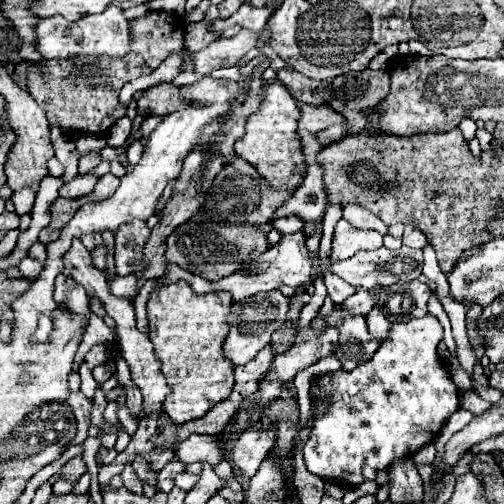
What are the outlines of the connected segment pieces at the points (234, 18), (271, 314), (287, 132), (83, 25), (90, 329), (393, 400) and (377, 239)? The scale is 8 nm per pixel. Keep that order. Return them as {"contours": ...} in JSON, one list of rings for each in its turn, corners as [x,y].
{"contours":[[[[243,4],[235,14],[231,14],[227,20],[221,20],[221,18],[217,18],[215,22],[213,22],[213,30],[227,30],[227,28],[231,28],[231,26],[235,26],[235,24],[239,24],[239,26],[243,26],[243,28],[247,28],[247,30],[263,30],[265,28],[265,24],[267,24],[267,20],[271,18],[271,14],[273,12],[269,12],[269,8],[255,8],[255,6],[251,6],[251,4]]],[[[271,290],[271,292],[259,292],[251,298],[245,298],[241,302],[235,302],[231,306],[229,312],[229,336],[225,342],[225,356],[235,364],[247,364],[249,360],[253,360],[257,356],[259,350],[263,350],[269,340],[271,334],[281,328],[281,324],[287,320],[287,312],[289,312],[289,298],[283,296],[279,290]]],[[[273,82],[261,90],[263,104],[257,114],[249,116],[247,120],[247,134],[235,142],[235,152],[255,168],[271,168],[275,164],[285,164],[285,174],[261,174],[273,188],[277,190],[289,190],[295,192],[305,174],[307,174],[307,162],[303,158],[303,146],[297,134],[297,120],[301,118],[301,110],[295,102],[295,98],[287,92],[287,88],[279,82]]],[[[109,6],[103,14],[83,16],[77,22],[67,22],[63,16],[43,18],[37,26],[37,48],[47,60],[63,60],[73,56],[109,56],[123,58],[131,52],[131,36],[129,36],[129,20],[123,16],[119,6]]],[[[91,313],[88,326],[75,355],[75,372],[84,361],[86,353],[98,344],[109,345],[114,342],[114,332],[104,322],[103,318]]],[[[435,316],[411,318],[409,322],[391,326],[387,338],[367,364],[361,364],[351,372],[337,370],[335,374],[323,374],[317,384],[311,386],[311,394],[327,398],[331,410],[313,420],[313,430],[303,452],[307,470],[323,480],[341,480],[359,486],[365,480],[375,480],[375,474],[389,468],[395,460],[409,458],[421,446],[435,440],[445,420],[449,420],[451,410],[457,410],[457,386],[437,354],[437,344],[441,340],[443,326]]],[[[344,218],[337,223],[333,236],[333,260],[347,260],[359,250],[377,250],[383,246],[381,234],[357,230]]]]}

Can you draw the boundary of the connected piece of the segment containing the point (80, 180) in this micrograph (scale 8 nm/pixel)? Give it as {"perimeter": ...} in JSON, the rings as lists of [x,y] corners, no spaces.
{"perimeter":[[[87,172],[83,176],[77,176],[71,182],[65,182],[61,186],[59,196],[61,198],[81,198],[81,196],[87,196],[89,192],[93,192],[97,180],[99,180],[99,176],[93,174],[93,172]]]}

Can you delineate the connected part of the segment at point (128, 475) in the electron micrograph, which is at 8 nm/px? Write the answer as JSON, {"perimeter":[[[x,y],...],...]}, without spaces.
{"perimeter":[[[125,464],[125,470],[121,472],[121,478],[123,478],[123,486],[125,486],[129,492],[133,492],[133,494],[137,494],[137,496],[143,494],[143,482],[137,478],[135,470],[131,468],[131,464]]]}

